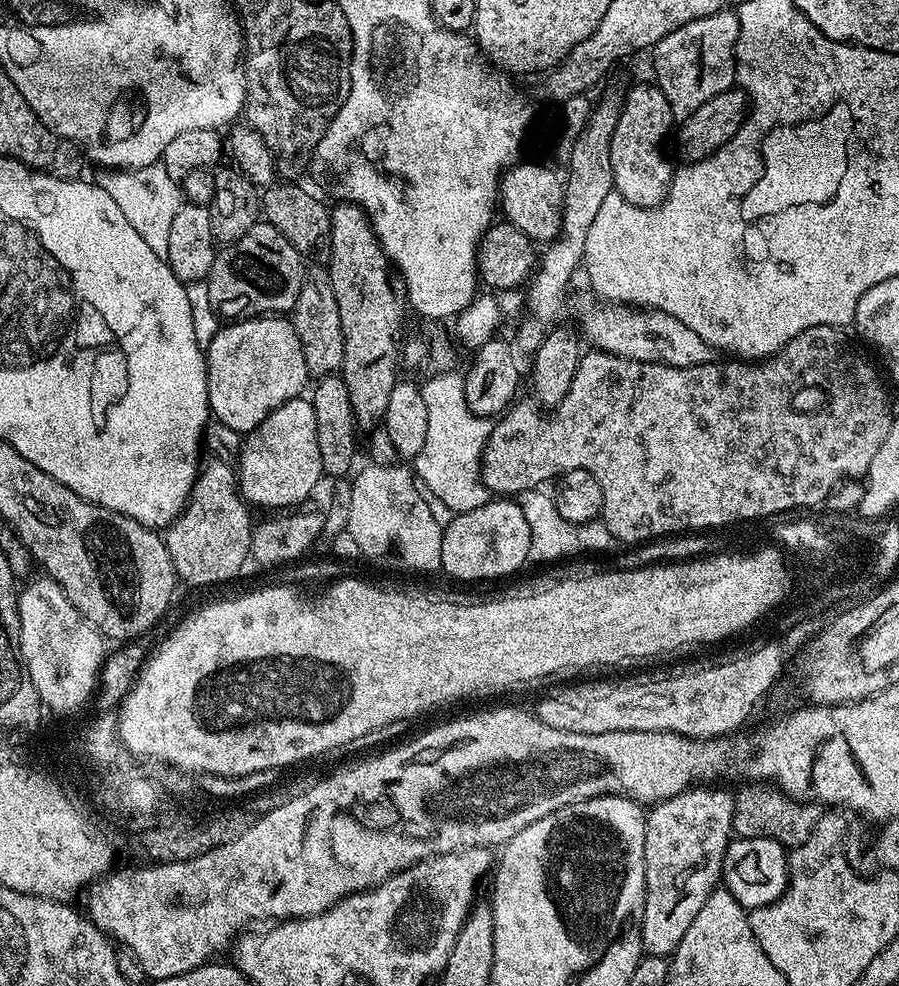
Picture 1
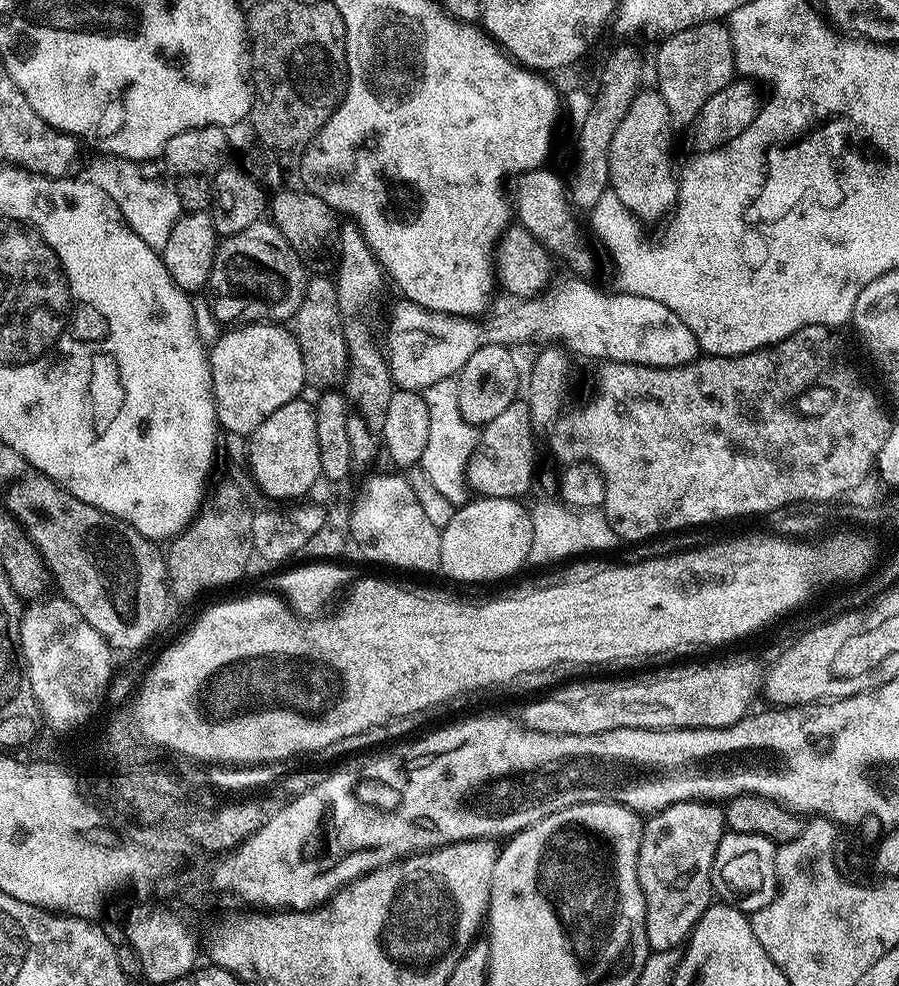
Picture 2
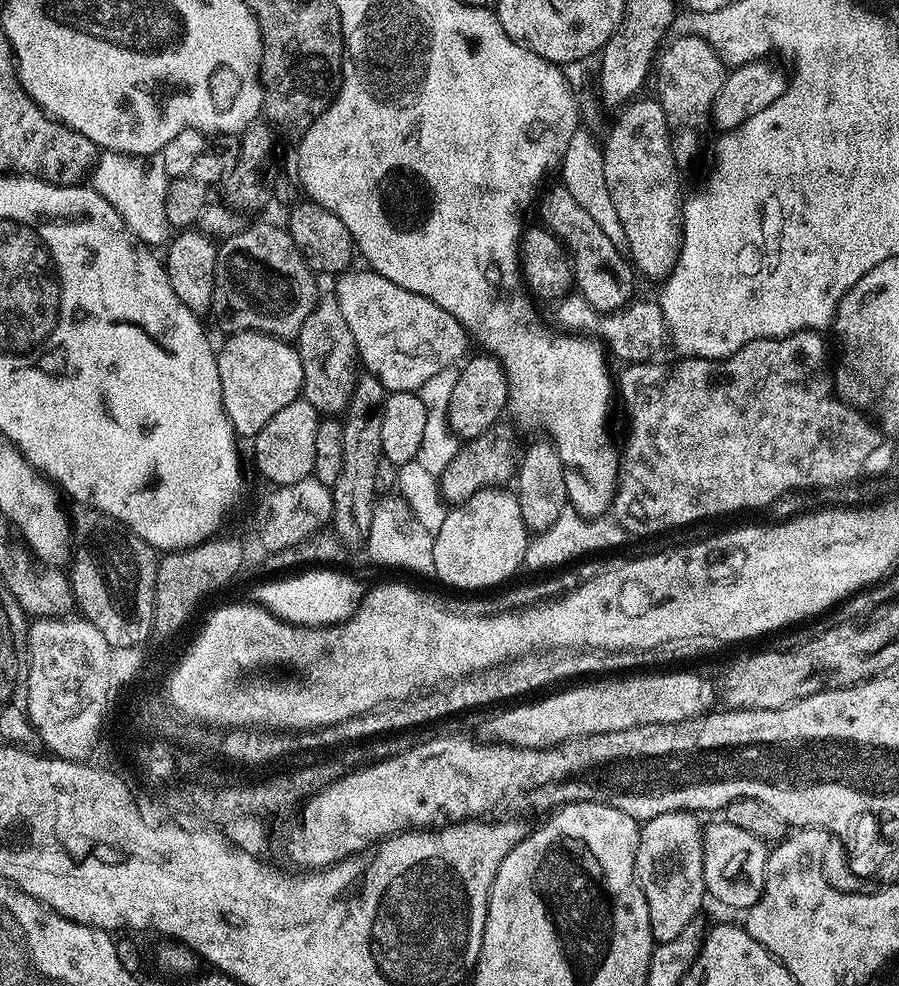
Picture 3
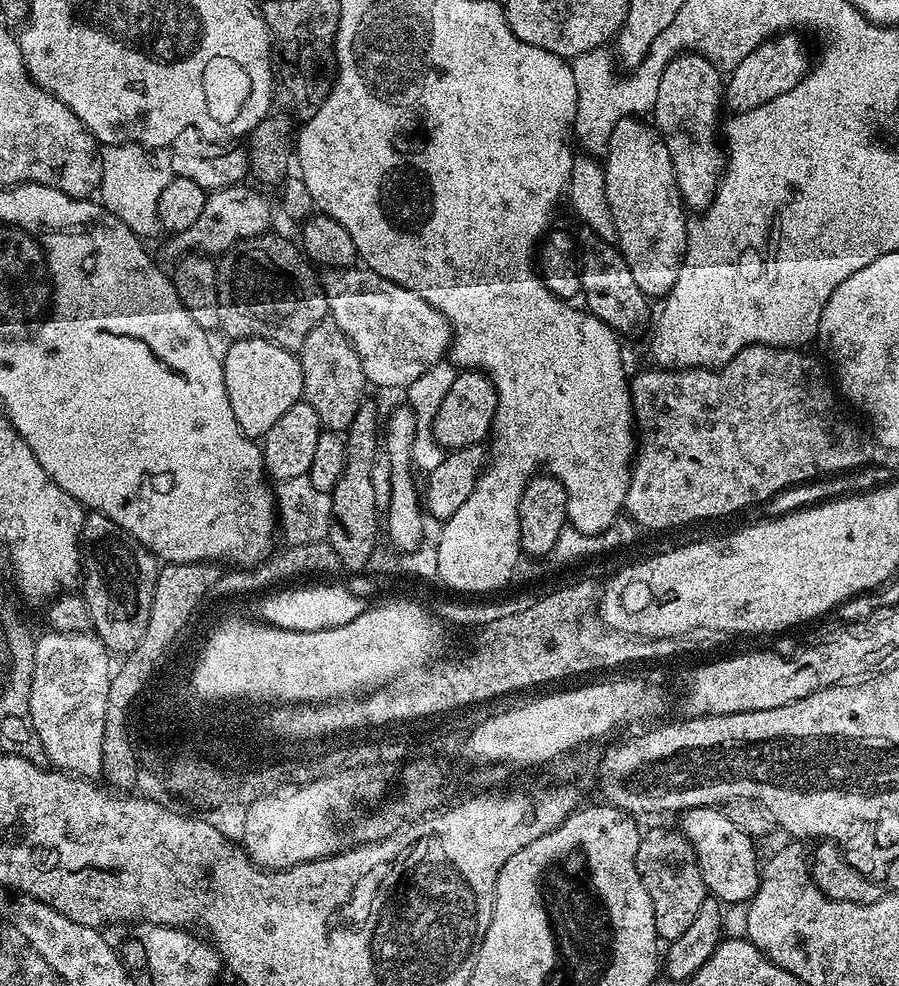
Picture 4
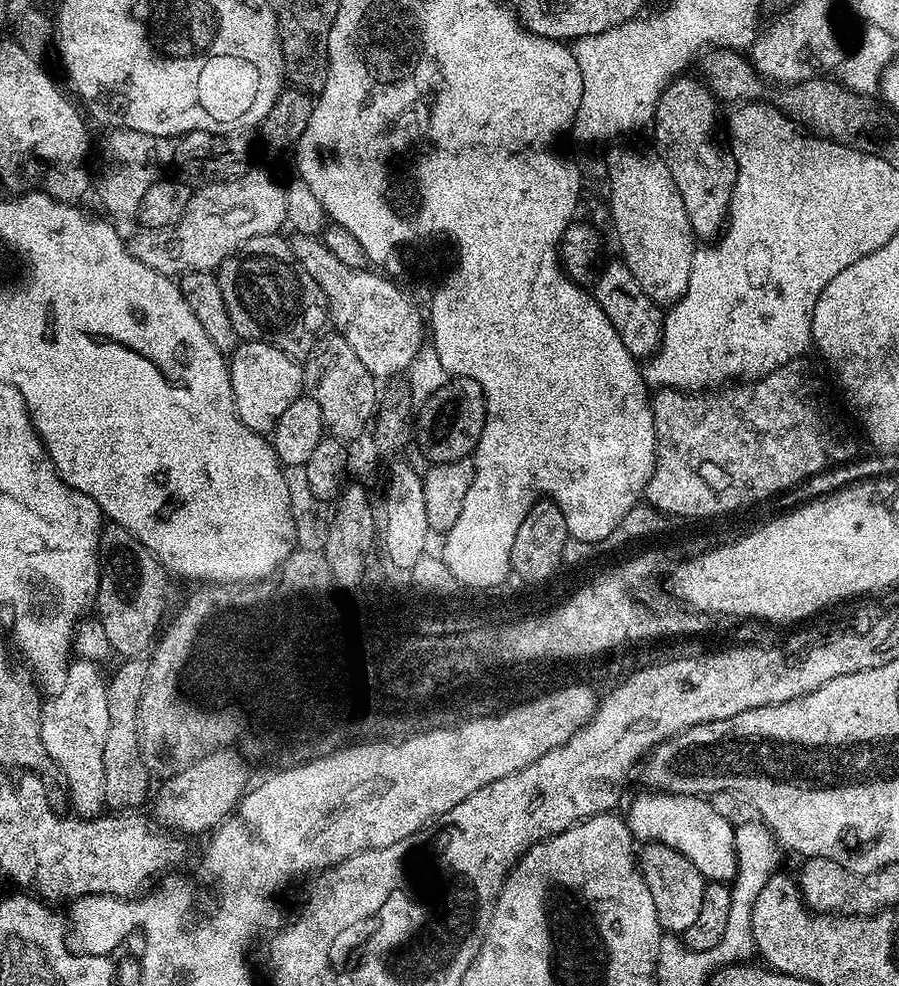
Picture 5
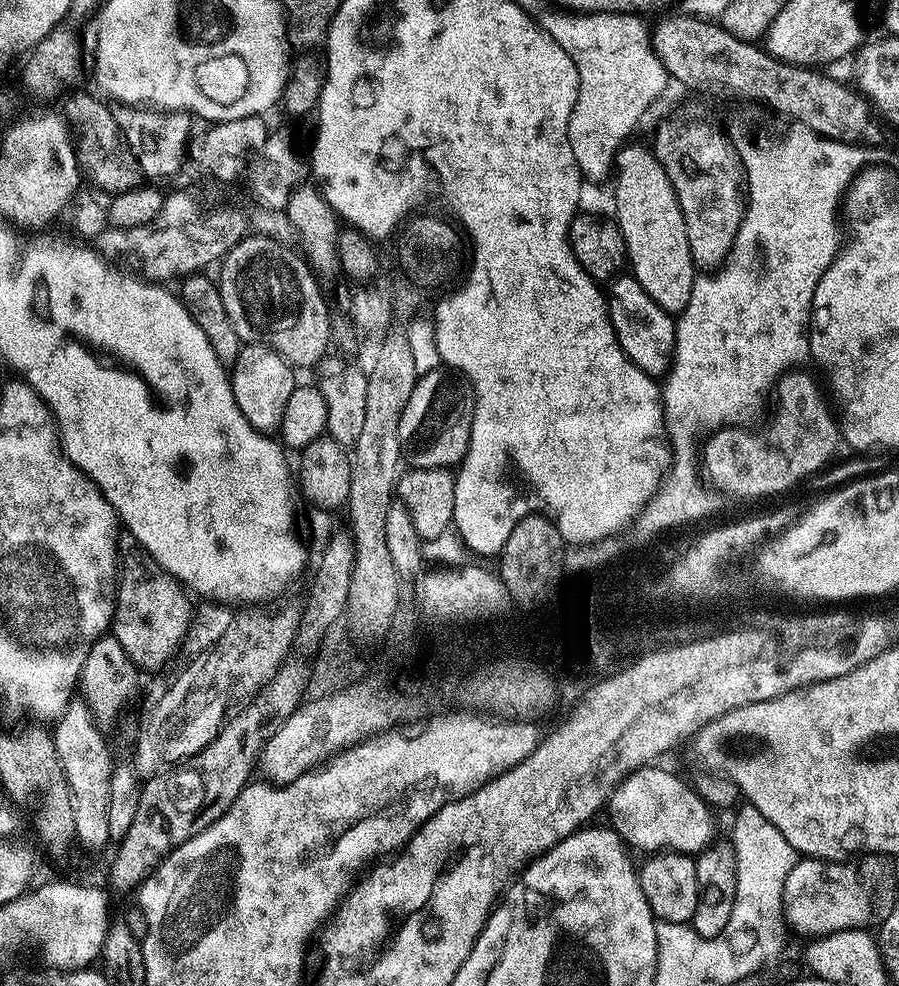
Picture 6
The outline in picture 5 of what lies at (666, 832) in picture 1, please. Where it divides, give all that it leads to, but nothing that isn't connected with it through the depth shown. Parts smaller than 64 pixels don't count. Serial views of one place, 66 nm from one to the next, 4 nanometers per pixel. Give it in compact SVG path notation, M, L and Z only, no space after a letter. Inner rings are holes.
M665 844L643 845L644 853L638 856L640 877L654 898L654 910L658 910L658 922L661 929L668 934L683 934L698 919L698 910L702 907L702 890L705 886L704 875L678 850Z

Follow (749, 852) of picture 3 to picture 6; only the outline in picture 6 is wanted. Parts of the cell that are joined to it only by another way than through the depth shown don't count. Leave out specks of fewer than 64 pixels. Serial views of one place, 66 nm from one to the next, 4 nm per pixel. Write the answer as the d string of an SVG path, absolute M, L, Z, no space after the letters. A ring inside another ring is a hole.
M645 766L632 772L616 789L611 801L611 827L629 849L641 848L644 854L665 850L700 854L716 836L713 809L705 804L691 783L683 784L672 772L660 766ZM708 844L708 845L707 845Z

